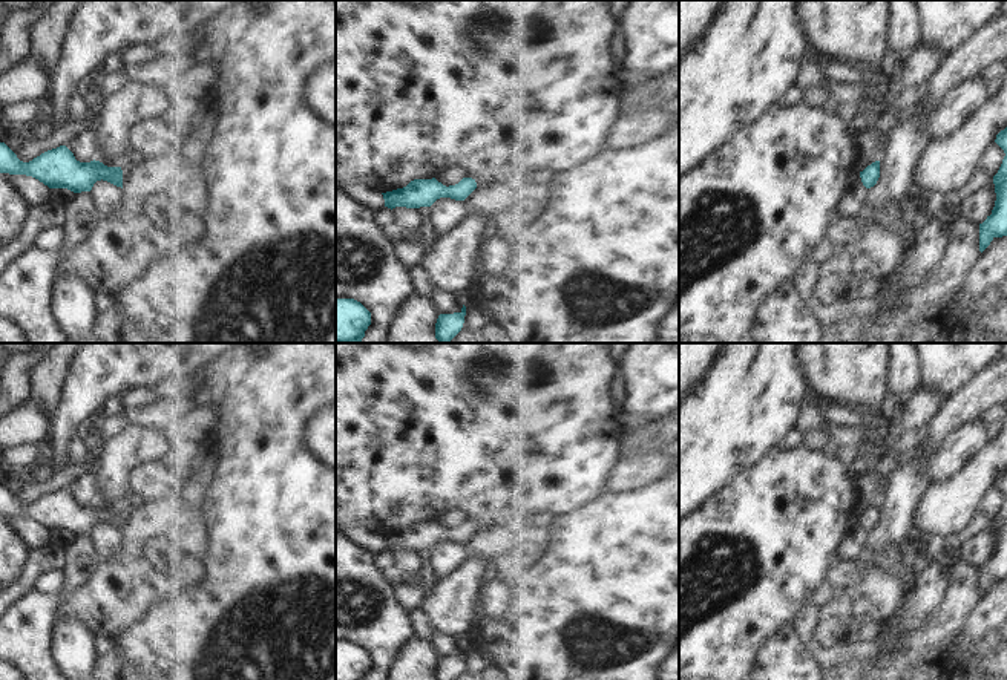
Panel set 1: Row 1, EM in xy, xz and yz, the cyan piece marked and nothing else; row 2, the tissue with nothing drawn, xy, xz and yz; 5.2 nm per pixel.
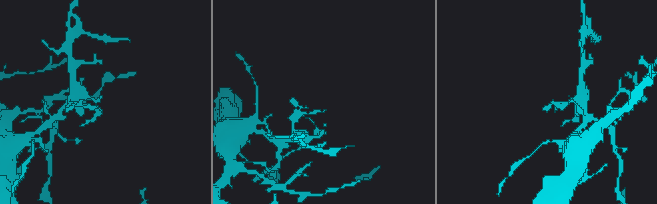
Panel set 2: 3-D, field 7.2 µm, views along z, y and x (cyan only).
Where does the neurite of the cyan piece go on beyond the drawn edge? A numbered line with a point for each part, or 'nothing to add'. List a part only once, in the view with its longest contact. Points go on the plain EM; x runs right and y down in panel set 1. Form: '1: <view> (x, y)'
nothing to add

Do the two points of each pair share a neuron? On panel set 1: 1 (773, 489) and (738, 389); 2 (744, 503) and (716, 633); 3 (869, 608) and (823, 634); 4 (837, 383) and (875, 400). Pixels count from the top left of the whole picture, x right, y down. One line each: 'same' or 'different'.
1: different
2: same
3: same
4: same

